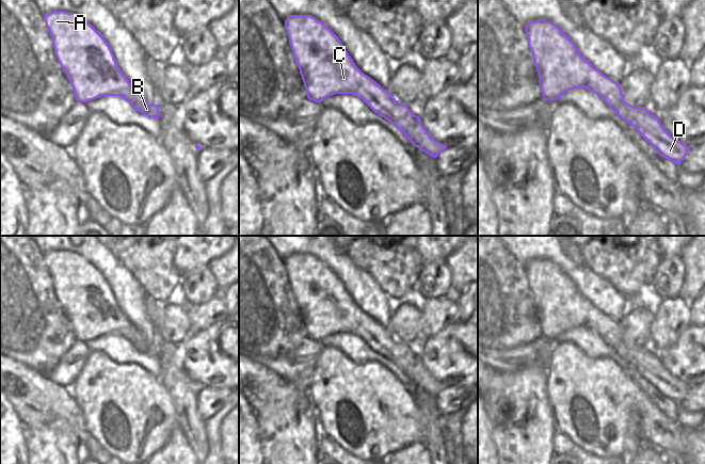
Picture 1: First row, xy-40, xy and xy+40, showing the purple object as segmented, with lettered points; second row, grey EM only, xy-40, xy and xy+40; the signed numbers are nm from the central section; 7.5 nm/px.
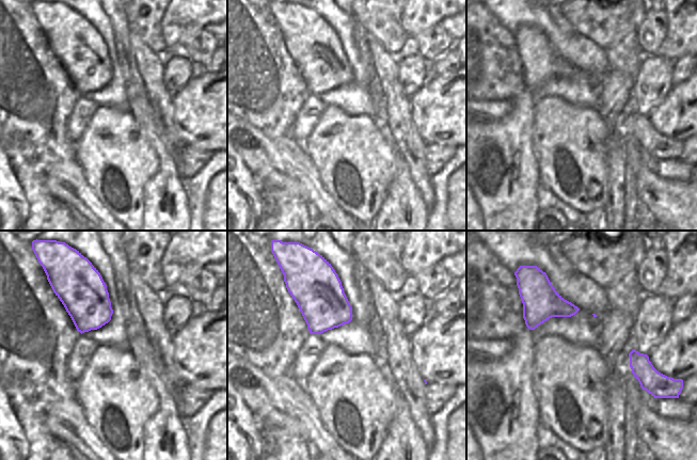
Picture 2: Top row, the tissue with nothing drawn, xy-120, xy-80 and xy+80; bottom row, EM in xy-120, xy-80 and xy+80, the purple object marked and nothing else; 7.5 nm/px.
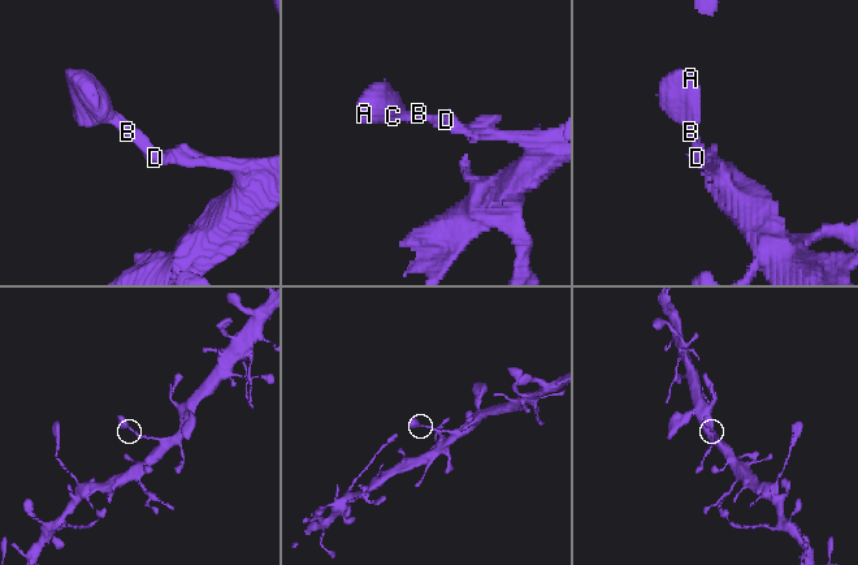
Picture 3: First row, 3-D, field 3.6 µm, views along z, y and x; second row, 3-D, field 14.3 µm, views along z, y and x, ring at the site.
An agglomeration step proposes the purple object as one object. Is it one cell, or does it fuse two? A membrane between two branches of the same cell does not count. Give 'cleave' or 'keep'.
keep

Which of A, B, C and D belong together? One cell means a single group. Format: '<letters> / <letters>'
A B C D

